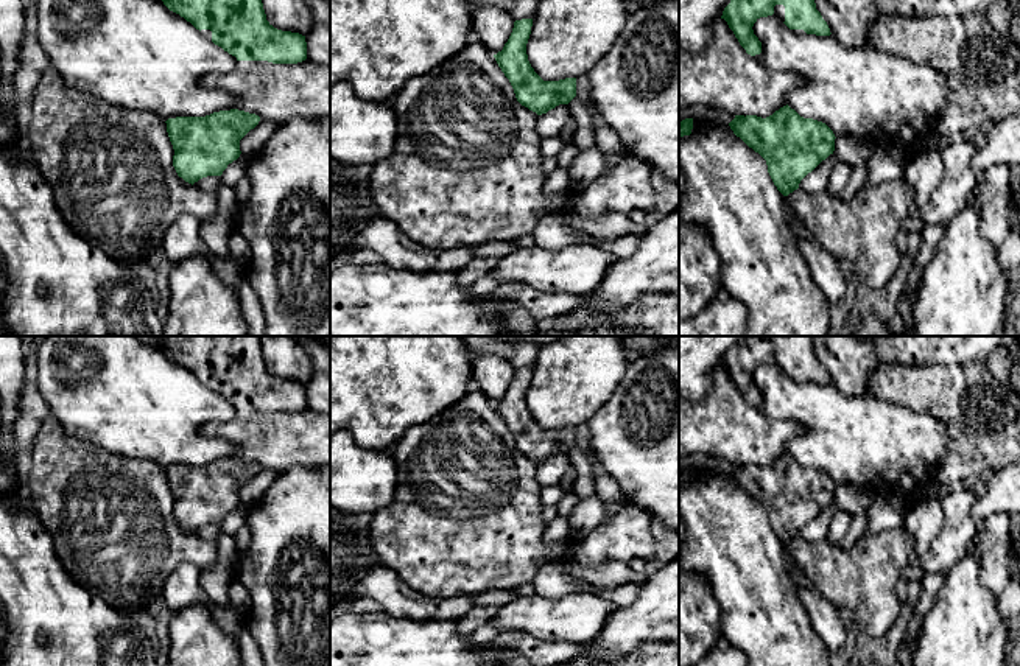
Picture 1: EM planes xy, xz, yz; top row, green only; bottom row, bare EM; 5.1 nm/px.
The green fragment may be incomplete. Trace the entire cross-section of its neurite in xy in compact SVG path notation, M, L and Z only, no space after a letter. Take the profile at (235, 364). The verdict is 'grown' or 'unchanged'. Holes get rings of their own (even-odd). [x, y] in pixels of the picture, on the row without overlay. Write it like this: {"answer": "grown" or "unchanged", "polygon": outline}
{"answer": "grown", "polygon": "M154 336L164 353L190 370L207 389L227 400L238 420L266 412L297 412L307 408L305 384L274 377L263 358L260 336Z"}

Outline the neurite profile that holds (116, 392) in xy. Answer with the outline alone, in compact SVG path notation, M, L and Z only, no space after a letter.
M44 336L36 347L36 358L39 394L70 437L115 456L151 461L165 468L206 465L237 454L234 447L199 431L207 422L235 419L232 403L207 389L184 366L170 359L156 342L145 344L135 336Z

